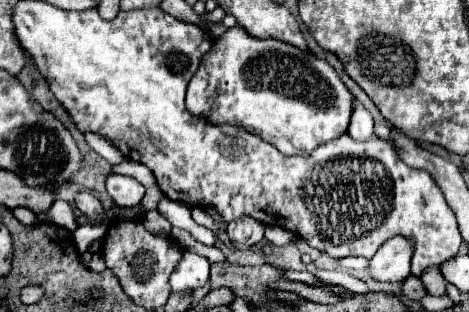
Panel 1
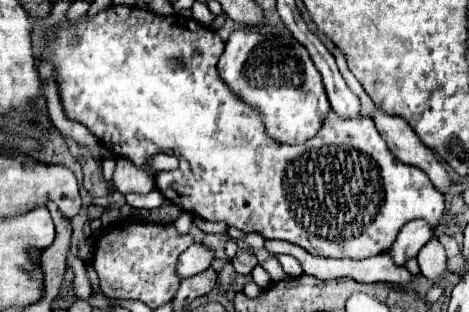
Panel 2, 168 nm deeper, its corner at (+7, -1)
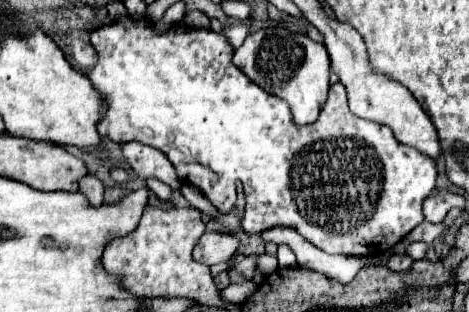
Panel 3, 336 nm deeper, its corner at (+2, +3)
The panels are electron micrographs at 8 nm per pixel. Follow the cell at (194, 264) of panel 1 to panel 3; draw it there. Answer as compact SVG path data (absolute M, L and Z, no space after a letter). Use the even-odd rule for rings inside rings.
M206 230L194 248L194 260L206 266L228 262L236 254L238 246L240 246L240 240L236 234Z

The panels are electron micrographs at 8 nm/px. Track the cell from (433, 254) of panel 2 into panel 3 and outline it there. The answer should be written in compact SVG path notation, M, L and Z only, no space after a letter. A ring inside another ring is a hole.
M412 242L412 244L406 246L404 254L408 254L412 260L420 260L420 258L426 256L426 250L428 250L428 244L424 244L424 242Z

